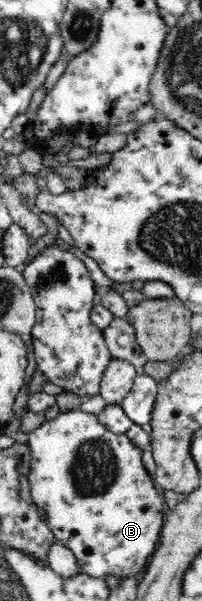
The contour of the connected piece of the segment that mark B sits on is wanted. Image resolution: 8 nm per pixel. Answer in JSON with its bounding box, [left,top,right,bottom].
[27,409,167,579]

